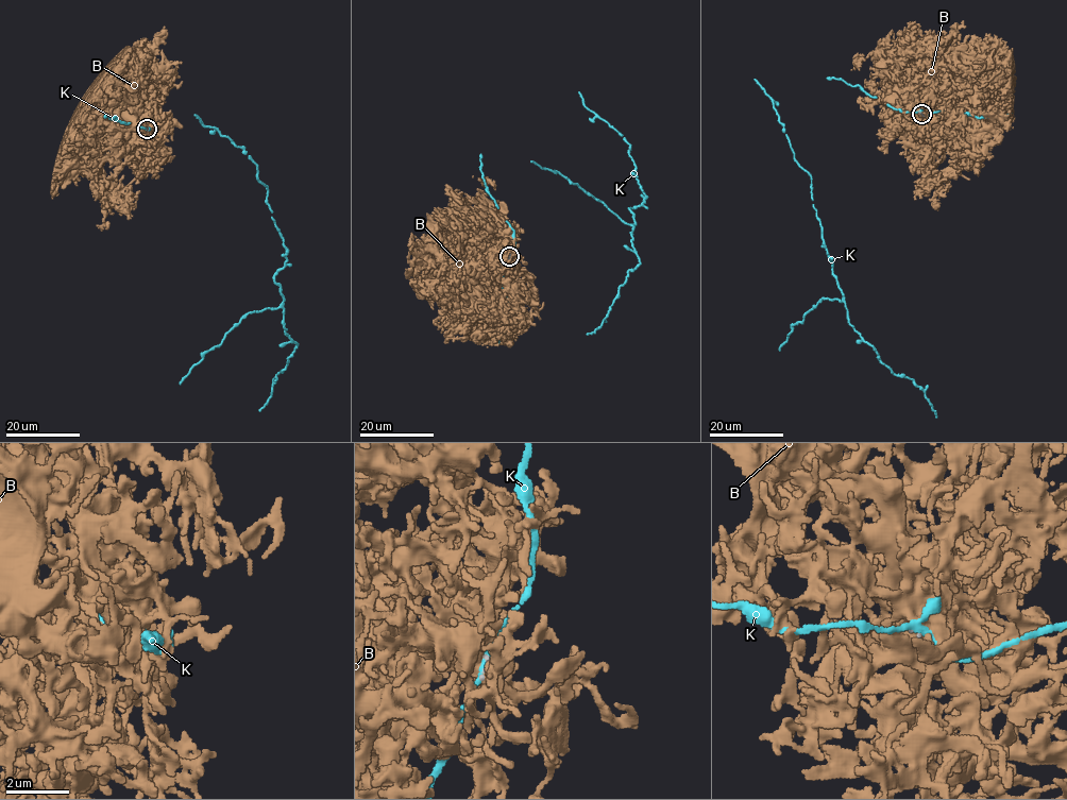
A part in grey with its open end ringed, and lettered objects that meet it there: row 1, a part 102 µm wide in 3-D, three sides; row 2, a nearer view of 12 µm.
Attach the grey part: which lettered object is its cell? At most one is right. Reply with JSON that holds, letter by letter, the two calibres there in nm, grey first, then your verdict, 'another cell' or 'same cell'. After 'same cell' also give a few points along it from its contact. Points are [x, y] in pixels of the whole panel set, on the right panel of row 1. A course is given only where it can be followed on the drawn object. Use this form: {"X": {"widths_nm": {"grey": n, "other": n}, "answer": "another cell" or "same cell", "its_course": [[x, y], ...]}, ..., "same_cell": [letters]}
{"B": {"widths_nm": {"grey": 50, "other": 440}, "answer": "another cell"}, "K": {"widths_nm": {"grey": 50, "other": 140}, "answer": "same cell"}, "same_cell": ["K"]}

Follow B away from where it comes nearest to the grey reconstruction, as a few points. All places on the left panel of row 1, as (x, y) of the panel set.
B: (147, 129), (131, 136), (104, 140), (97, 157), (99, 185), (108, 193), (121, 193), (126, 200), (139, 190)

